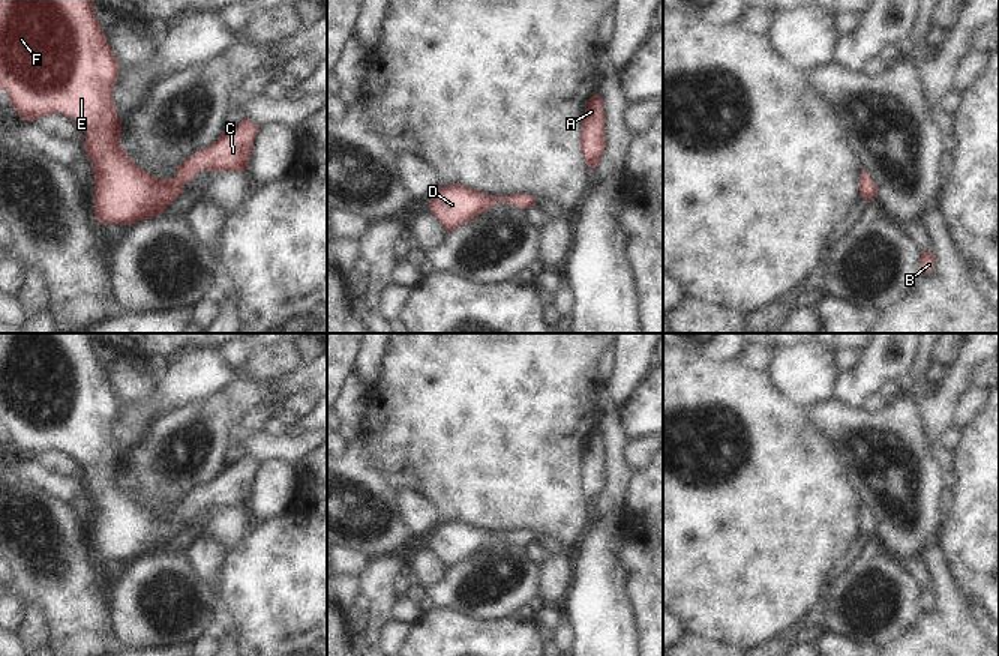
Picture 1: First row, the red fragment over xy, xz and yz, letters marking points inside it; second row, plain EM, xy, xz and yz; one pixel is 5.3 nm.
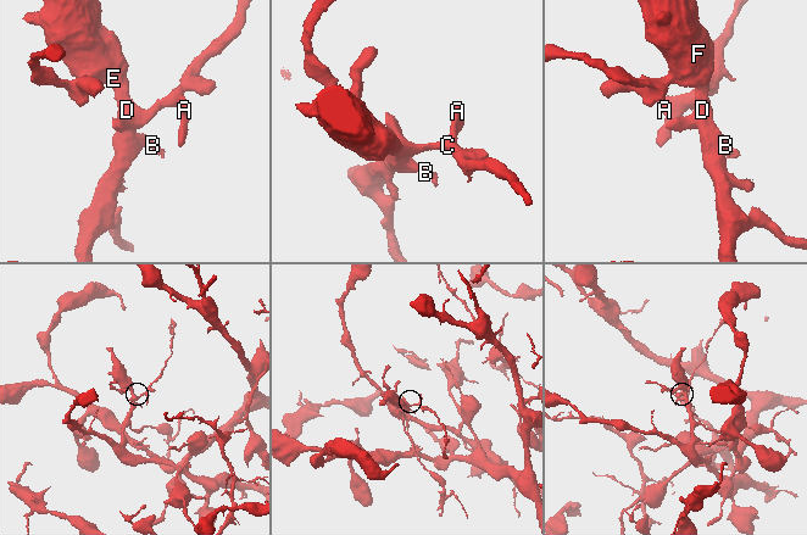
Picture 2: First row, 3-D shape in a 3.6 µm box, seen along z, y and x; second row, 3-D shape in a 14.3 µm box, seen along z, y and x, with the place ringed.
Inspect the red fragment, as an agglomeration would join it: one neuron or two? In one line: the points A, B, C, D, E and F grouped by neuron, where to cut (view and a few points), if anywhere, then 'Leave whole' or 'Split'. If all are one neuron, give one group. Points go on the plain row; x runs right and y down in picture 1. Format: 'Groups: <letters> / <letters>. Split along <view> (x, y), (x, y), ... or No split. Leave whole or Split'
Groups: A B C D E F. No split. Leave whole

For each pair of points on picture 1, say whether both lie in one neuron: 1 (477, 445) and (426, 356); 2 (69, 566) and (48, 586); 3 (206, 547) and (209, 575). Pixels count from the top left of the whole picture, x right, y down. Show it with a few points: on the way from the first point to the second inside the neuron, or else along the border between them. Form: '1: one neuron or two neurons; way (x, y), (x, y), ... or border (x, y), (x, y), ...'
1: one neuron; way (477, 422), (477, 407), (449, 379)
2: one neuron; way (65, 571), (53, 581)
3: one neuron; way (206, 554), (207, 568)

